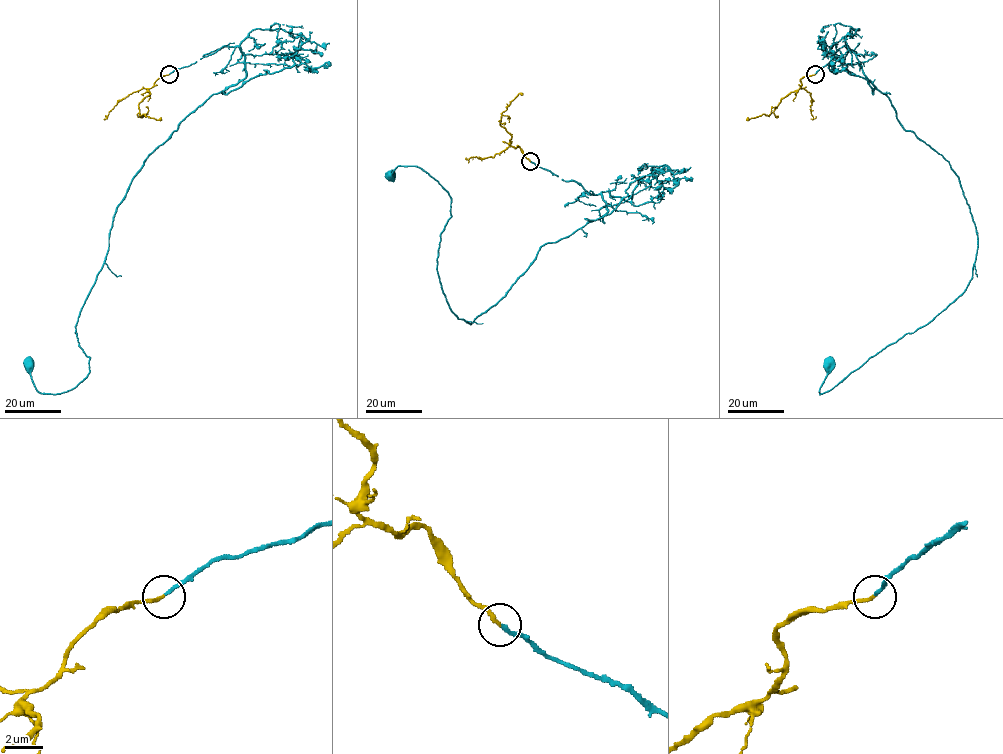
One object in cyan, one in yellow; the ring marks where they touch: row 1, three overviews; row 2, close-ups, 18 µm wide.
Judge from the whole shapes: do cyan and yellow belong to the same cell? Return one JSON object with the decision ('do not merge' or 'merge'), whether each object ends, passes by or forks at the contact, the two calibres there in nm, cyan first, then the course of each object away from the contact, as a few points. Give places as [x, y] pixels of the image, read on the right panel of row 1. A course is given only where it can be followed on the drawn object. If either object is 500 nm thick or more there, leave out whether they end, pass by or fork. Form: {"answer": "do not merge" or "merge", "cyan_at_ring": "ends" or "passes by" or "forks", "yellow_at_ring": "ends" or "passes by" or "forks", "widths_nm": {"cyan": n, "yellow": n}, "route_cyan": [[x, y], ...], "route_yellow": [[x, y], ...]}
{"answer": "merge", "cyan_at_ring": "ends", "yellow_at_ring": "ends", "widths_nm": {"cyan": 170, "yellow": 170}, "route_cyan": [[814, 74], [848, 46], [898, 122], [949, 162], [977, 232], [973, 275], [945, 308], [819, 394], [828, 362]], "route_yellow": [[814, 74], [803, 76], [801, 86], [781, 99], [767, 115], [747, 117]]}

